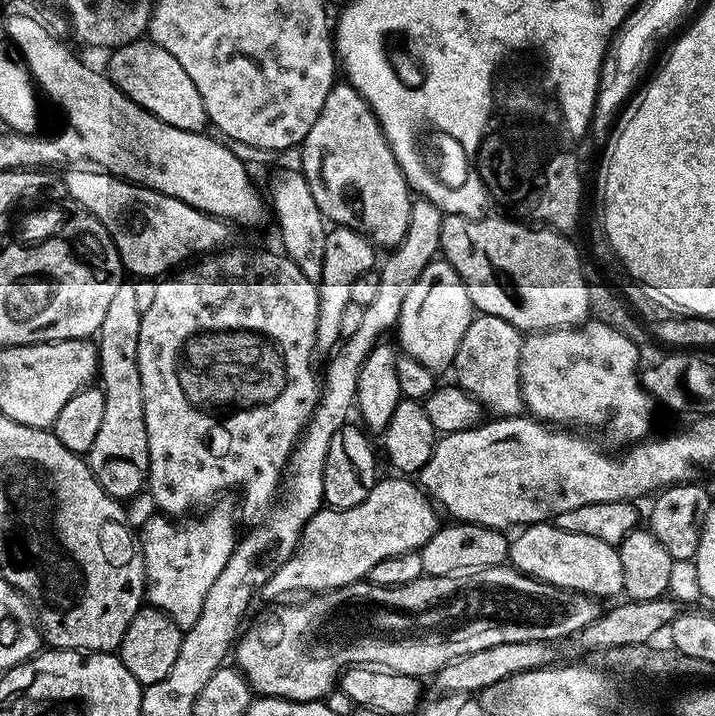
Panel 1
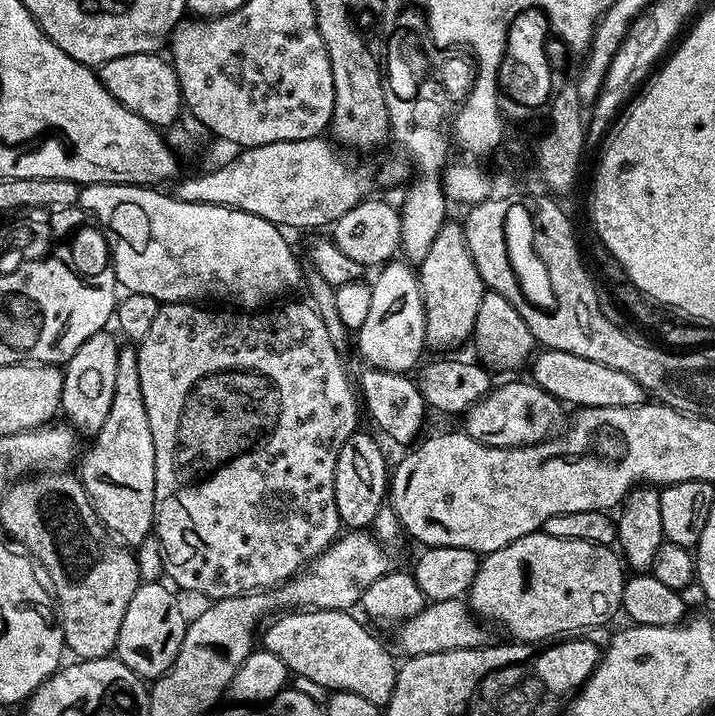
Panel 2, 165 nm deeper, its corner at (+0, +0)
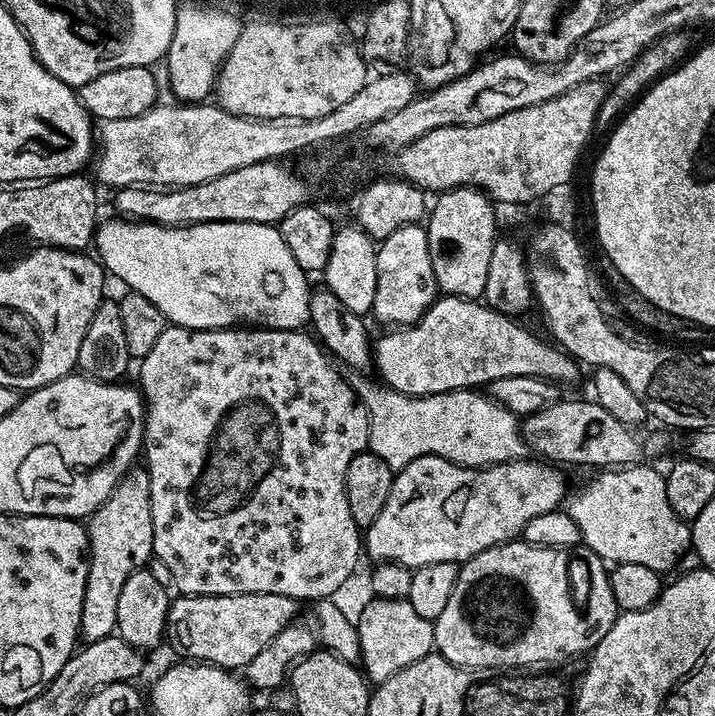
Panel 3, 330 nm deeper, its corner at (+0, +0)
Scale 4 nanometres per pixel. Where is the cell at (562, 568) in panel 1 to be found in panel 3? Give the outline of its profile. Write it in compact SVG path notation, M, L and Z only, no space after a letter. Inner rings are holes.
M517 538L506 544L499 544L493 548L482 550L482 554L471 556L459 565L460 573L454 582L454 590L450 594L450 602L446 602L446 610L438 614L434 621L436 630L435 651L441 656L445 656L452 664L457 664L460 668L504 668L500 670L528 670L531 664L548 664L551 660L568 660L571 656L580 656L591 653L602 638L606 638L606 630L614 626L618 615L618 609L614 602L614 590L610 590L608 581L609 569L605 561L600 559L598 554L594 554L589 548L577 546L574 548L547 548L546 546L530 546L525 544L523 539Z

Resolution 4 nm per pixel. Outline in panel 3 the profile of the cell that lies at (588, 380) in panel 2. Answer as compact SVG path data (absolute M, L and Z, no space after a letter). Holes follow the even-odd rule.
M441 295L432 301L432 305L415 324L385 332L388 333L374 344L375 371L380 371L379 379L387 387L407 396L476 390L481 387L479 384L490 386L498 378L510 378L513 374L530 374L543 380L551 380L557 386L565 386L564 384L574 383L582 371L581 365L563 348L547 339L539 340L513 317L495 312L480 300L463 300L460 296Z

